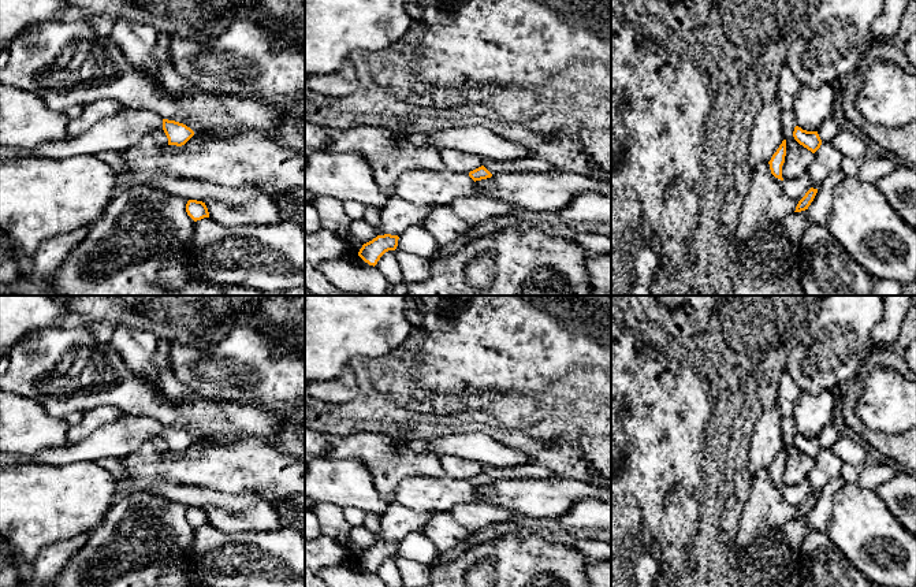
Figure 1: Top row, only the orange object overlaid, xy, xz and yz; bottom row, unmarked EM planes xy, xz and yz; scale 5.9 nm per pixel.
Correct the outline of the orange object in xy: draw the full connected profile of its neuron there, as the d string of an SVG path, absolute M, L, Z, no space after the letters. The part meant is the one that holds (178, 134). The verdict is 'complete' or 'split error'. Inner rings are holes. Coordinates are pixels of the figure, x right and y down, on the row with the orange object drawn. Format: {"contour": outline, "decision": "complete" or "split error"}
{"contour": "M123 109L97 122L83 134L64 141L46 142L30 148L33 157L67 159L81 155L97 155L103 151L133 149L145 135L163 130L168 145L182 146L194 131L183 123L163 119L149 109Z", "decision": "split error"}

